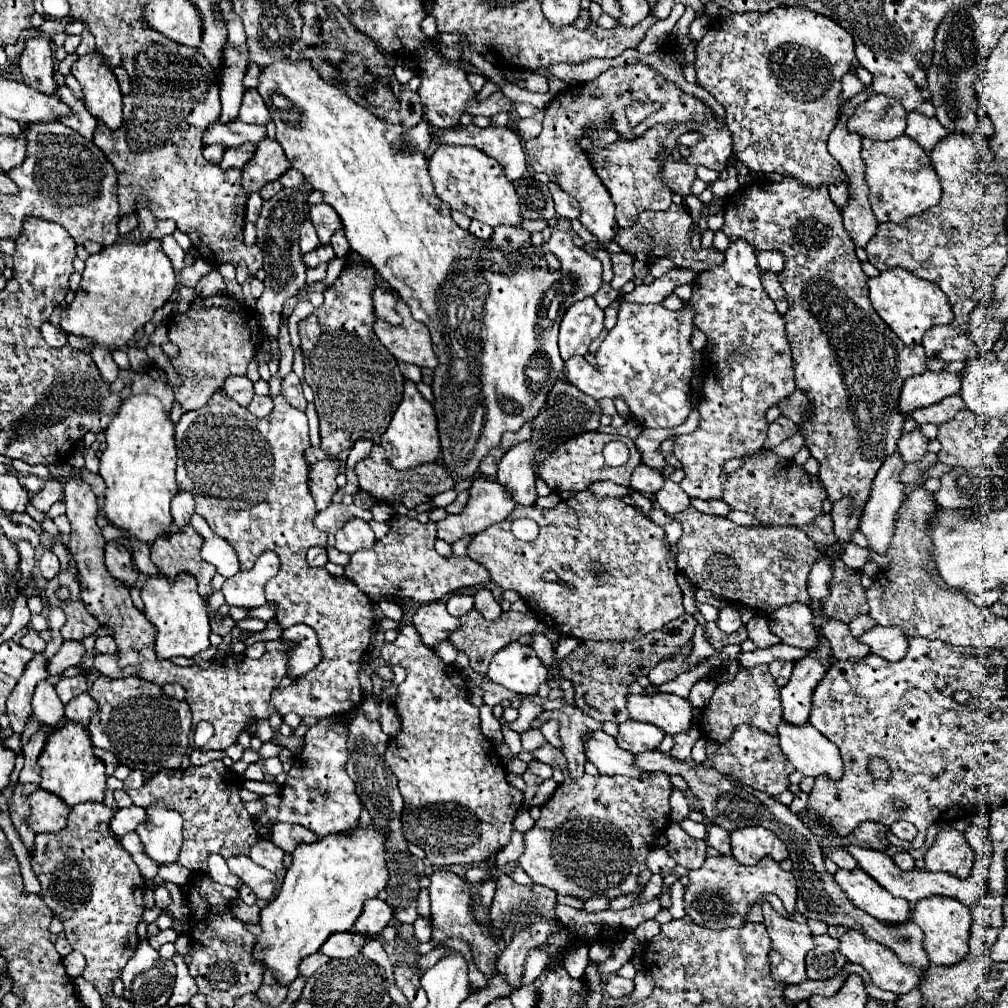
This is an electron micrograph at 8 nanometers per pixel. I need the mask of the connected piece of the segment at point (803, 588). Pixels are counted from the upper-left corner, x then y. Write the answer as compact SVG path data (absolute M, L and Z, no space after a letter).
M691 505L673 519L683 527L683 535L677 541L677 569L695 587L711 591L723 601L741 603L755 613L771 613L795 601L809 605L809 571L817 557L821 559L821 551L801 529L741 527L725 517L701 513Z

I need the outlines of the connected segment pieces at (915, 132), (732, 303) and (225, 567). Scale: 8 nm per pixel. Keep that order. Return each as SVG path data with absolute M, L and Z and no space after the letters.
M909 113L905 135L919 143L925 151L931 151L947 135L947 131L945 127L941 127L941 123L937 123L937 119L929 119L919 113Z
M743 239L729 243L729 249L725 251L725 261L721 265L709 267L709 271L701 271L701 275L697 275L689 303L693 303L695 325L707 335L703 357L707 373L711 375L705 375L703 381L703 401L699 401L699 427L689 435L677 437L673 453L683 463L685 477L679 485L689 497L721 499L723 483L727 477L721 471L721 465L733 457L757 453L767 437L767 409L795 391L791 347L787 341L783 317L779 315L761 285L755 251Z
M193 515L191 517L191 525L195 527L195 531L201 533L203 537L203 547L201 547L201 559L205 559L207 563L217 567L217 573L223 577L231 577L239 571L239 561L237 561L237 553L235 549L219 535L215 535L207 521L201 515Z

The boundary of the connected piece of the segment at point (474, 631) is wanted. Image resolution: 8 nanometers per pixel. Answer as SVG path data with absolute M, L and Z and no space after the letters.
M473 607L473 611L469 611L469 615L463 615L459 619L459 627L457 631L453 631L453 635L449 635L449 641L455 645L455 647L461 647L465 651L465 655L469 657L469 665L473 671L485 675L487 673L487 667L489 667L489 661L491 657L497 653L501 648L507 644L519 639L521 635L525 633L531 633L531 629L539 623L537 615L533 615L531 611L501 613L499 619L495 621L487 621L485 617L481 617L481 613Z

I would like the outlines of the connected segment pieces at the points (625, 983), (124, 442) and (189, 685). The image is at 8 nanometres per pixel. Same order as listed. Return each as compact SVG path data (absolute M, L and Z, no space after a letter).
M611 975L605 983L605 991L611 997L623 997L629 995L633 991L633 981L631 979L623 979L619 975Z
M131 395L123 401L121 411L113 417L107 431L107 449L101 453L99 461L99 475L105 481L105 501L103 511L111 525L125 531L127 539L139 539L145 543L153 543L163 533L171 533L173 517L169 511L169 503L173 495L179 491L175 483L175 463L177 463L177 451L175 451L175 425L165 413L161 401L153 395Z
M265 651L259 659L249 659L245 653L229 653L221 659L213 659L207 669L199 665L183 667L185 677L179 685L185 689L185 701L189 703L192 724L209 721L215 725L214 736L199 750L225 750L237 741L239 733L245 731L245 725L251 719L269 719L277 709L271 703L271 691L279 687L281 679L287 677L287 659L285 651Z

